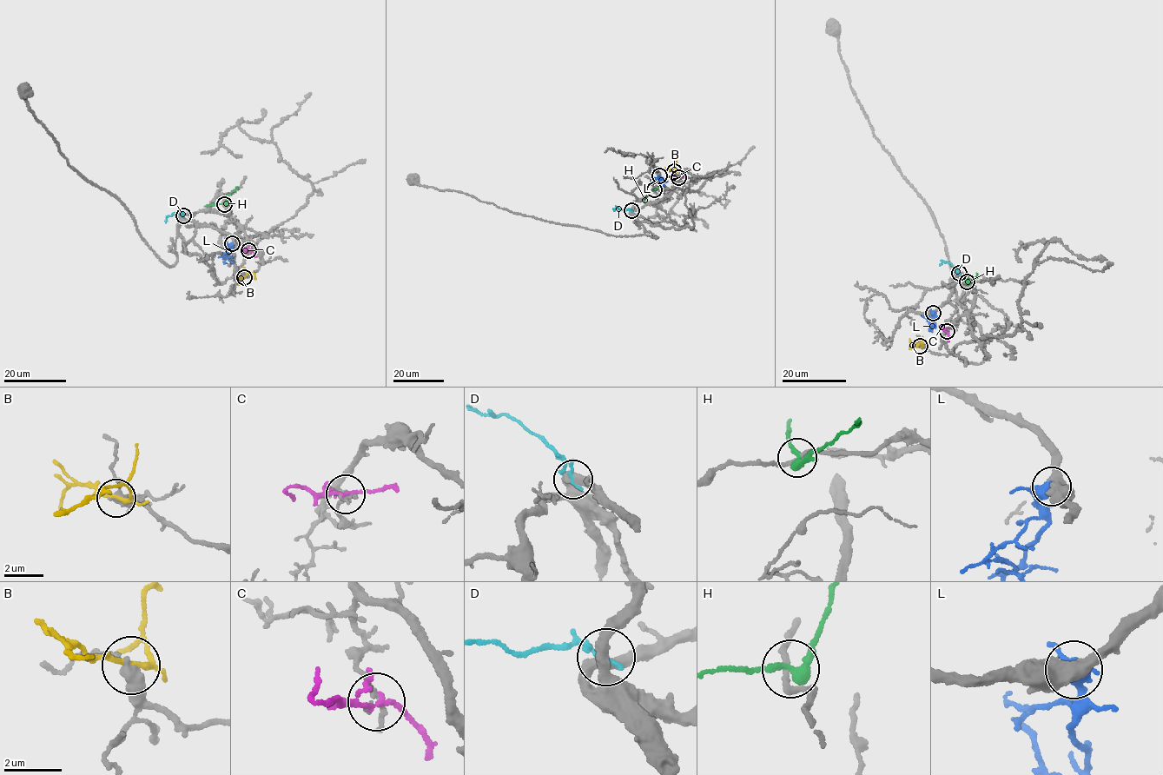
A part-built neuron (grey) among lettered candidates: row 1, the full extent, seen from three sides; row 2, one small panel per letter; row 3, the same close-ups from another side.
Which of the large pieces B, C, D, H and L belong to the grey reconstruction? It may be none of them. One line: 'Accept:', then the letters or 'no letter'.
Accept: L

